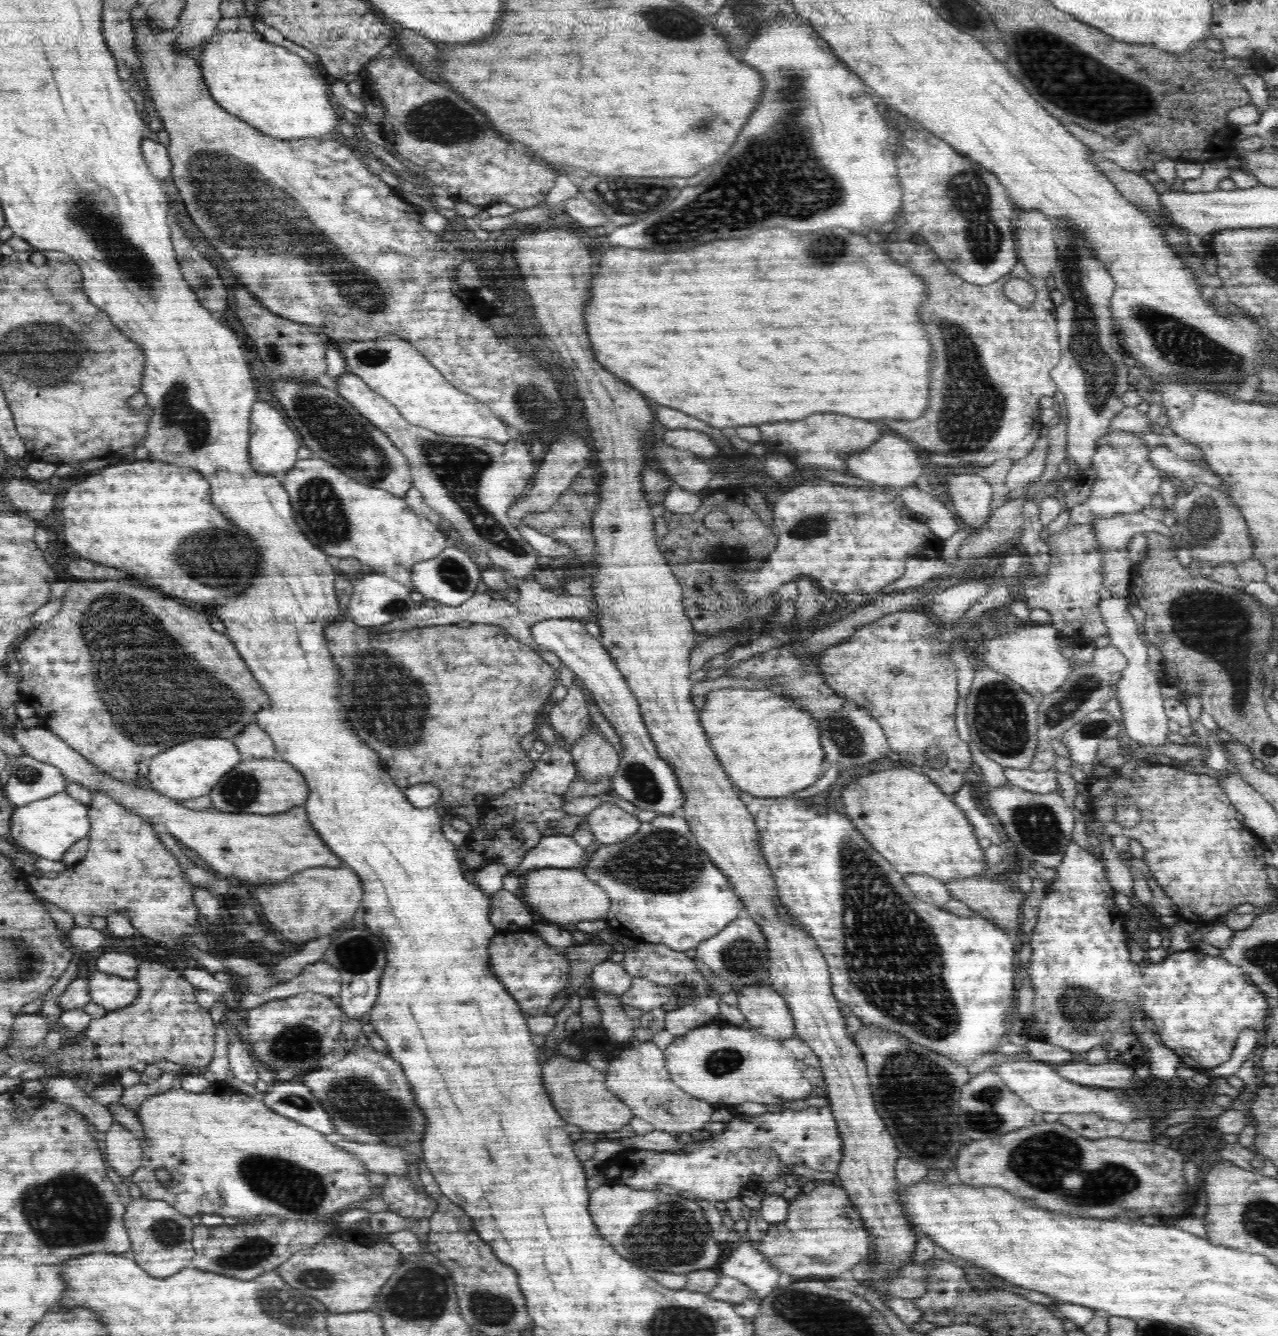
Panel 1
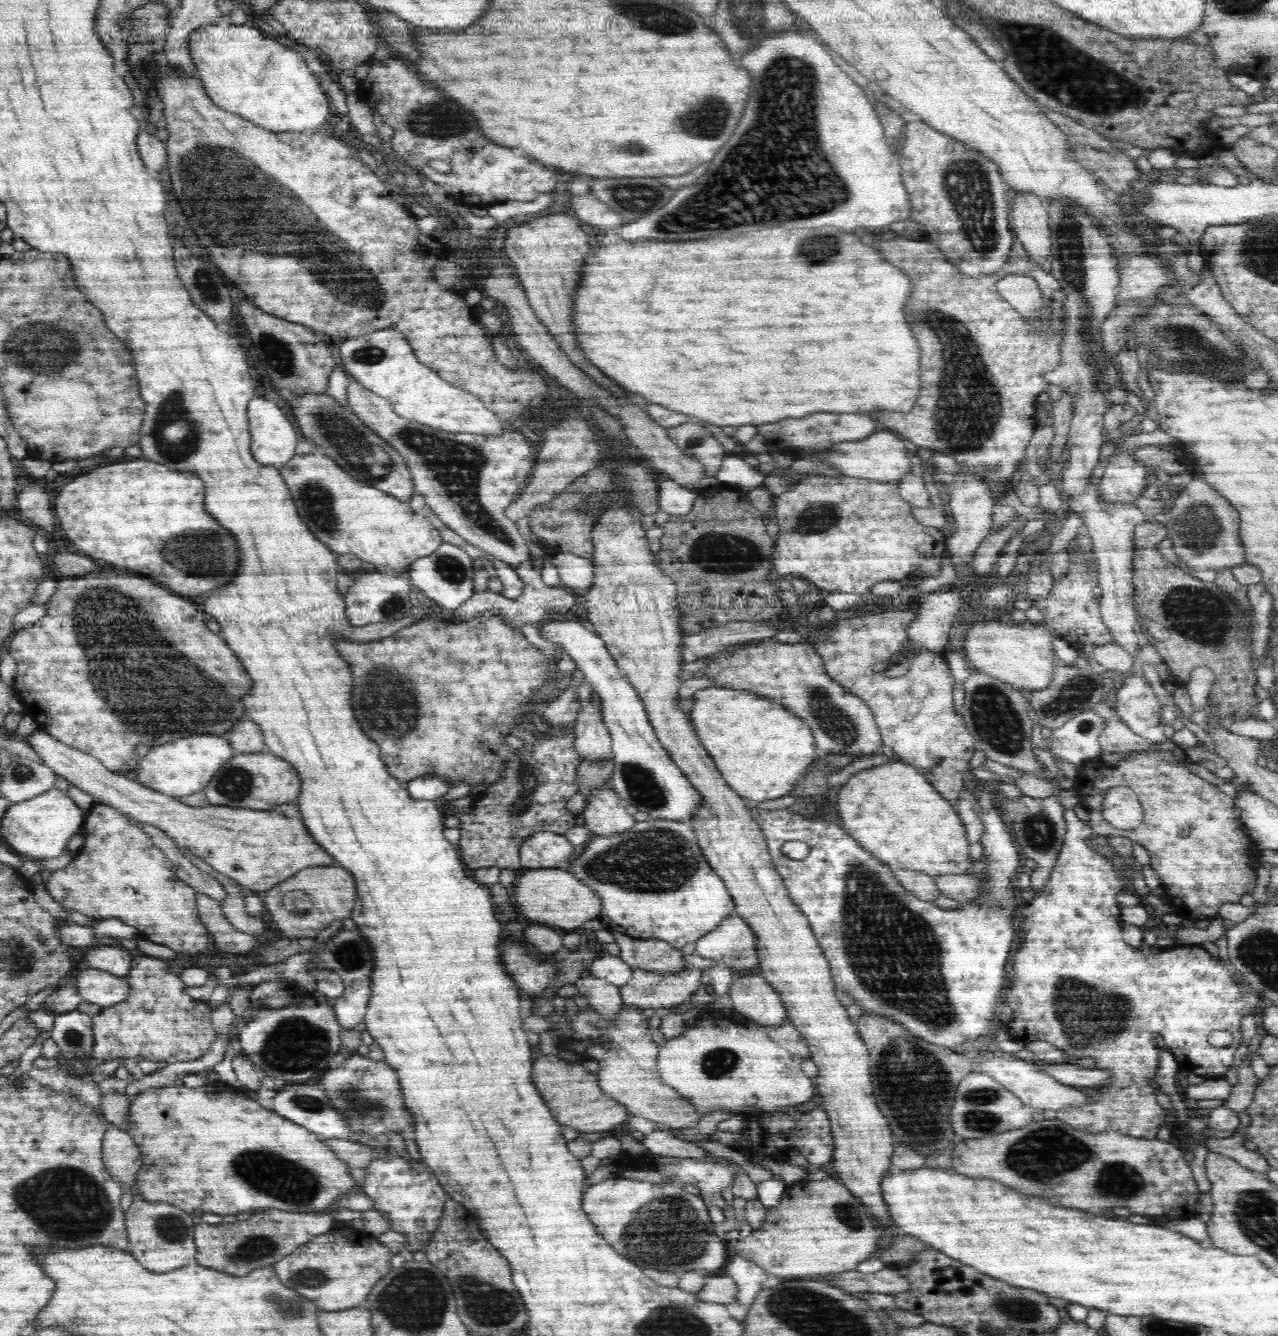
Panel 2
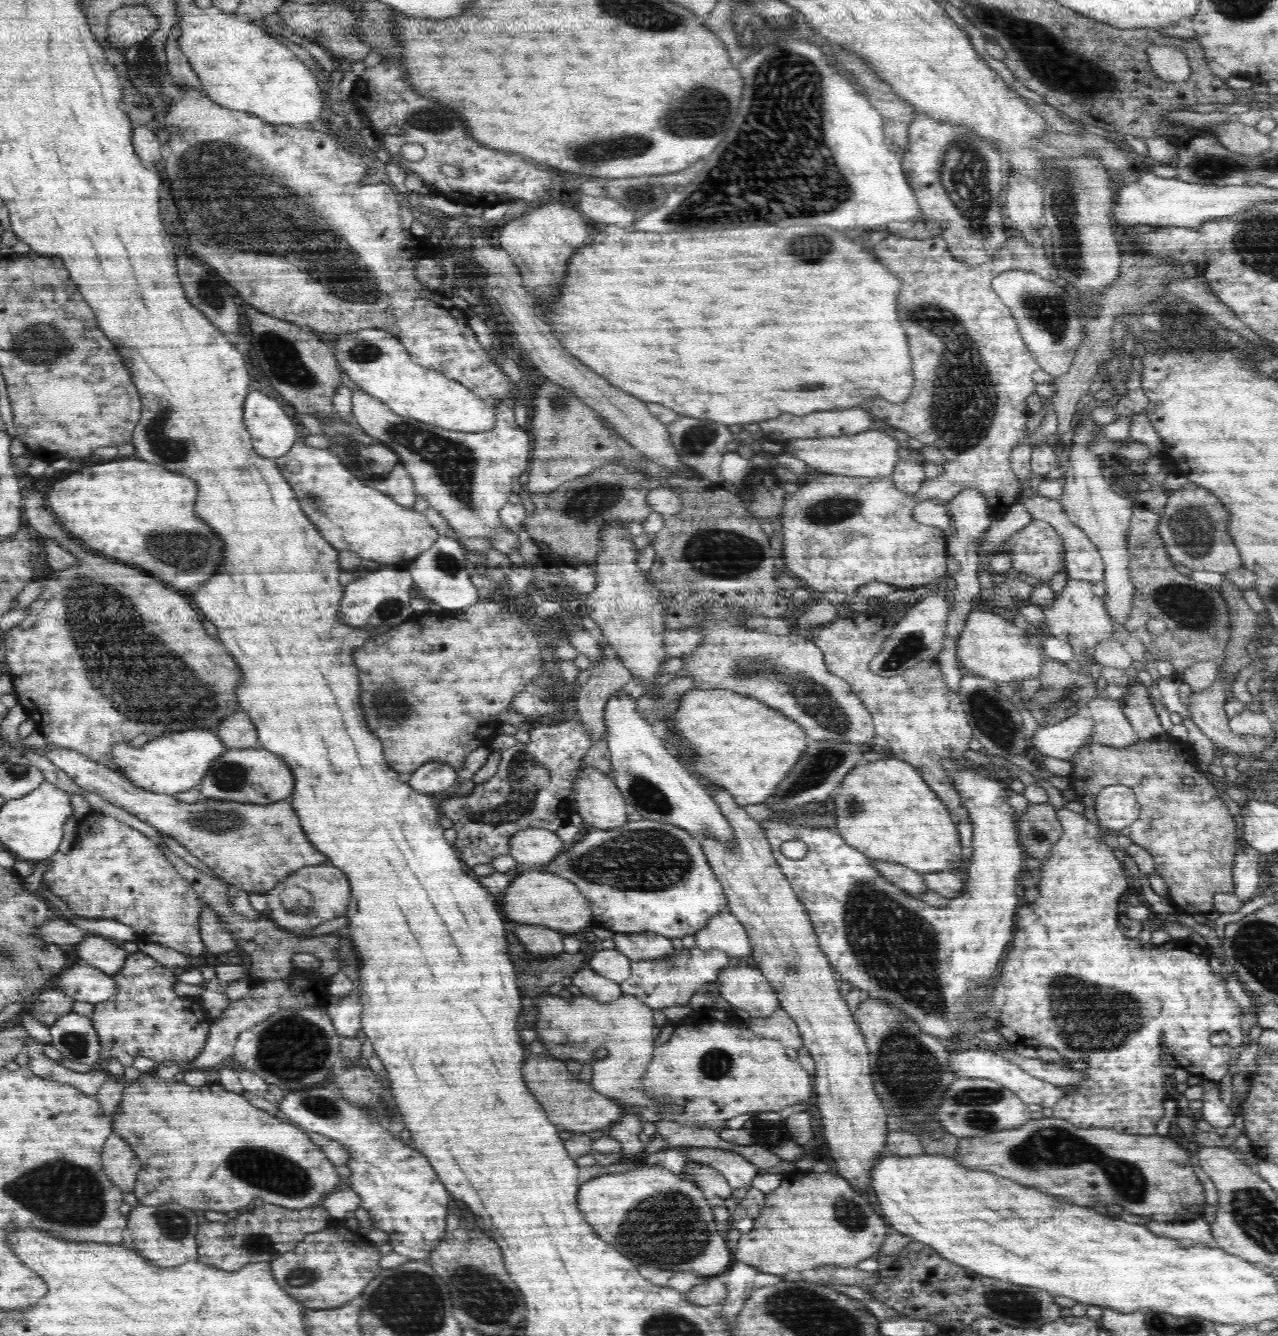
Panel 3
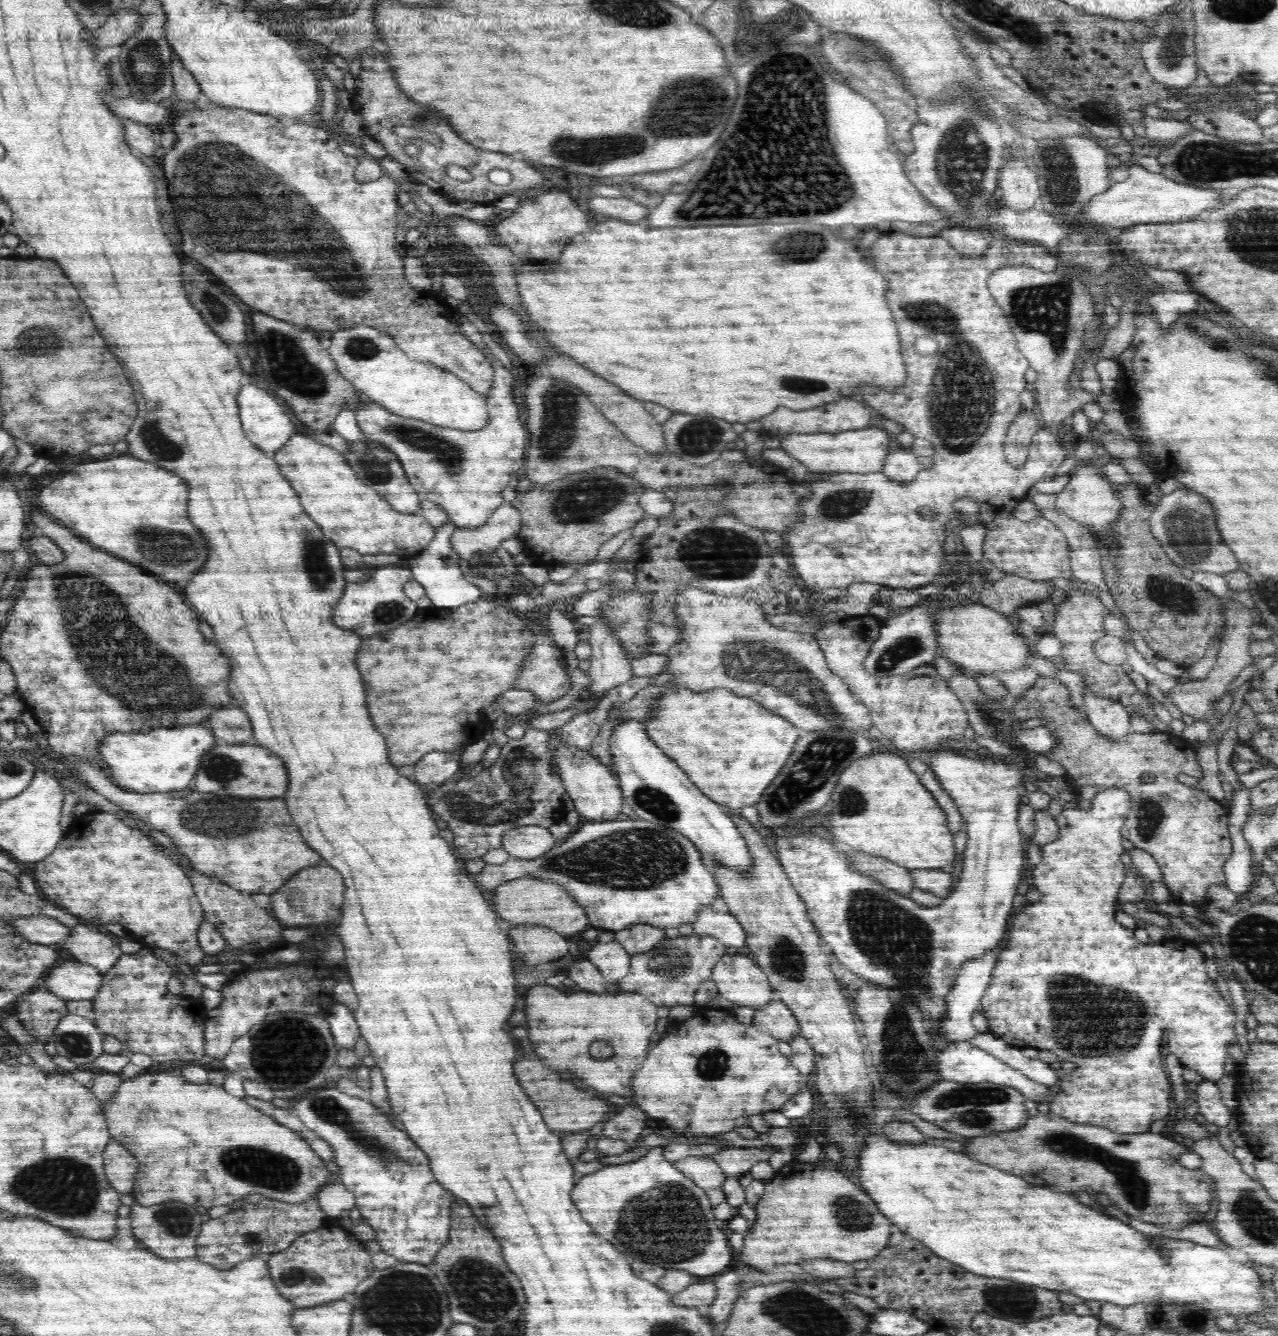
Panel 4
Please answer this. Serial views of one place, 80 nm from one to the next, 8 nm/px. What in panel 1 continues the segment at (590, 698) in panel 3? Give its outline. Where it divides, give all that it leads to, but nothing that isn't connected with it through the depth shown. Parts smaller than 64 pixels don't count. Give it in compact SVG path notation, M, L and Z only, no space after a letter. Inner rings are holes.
M597 726L591 727L591 732L584 739L574 742L571 751L579 768L577 776L584 782L592 784L616 775L620 765L619 754Z

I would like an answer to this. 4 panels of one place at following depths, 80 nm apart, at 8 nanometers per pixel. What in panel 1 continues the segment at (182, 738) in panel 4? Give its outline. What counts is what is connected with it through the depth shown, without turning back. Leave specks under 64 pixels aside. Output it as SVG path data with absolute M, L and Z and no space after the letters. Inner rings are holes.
M198 738L192 742L178 744L166 752L154 756L150 760L150 774L148 774L146 785L178 802L206 796L209 794L208 790L212 790L212 786L216 786L216 782L233 770L242 759L244 757L230 740Z

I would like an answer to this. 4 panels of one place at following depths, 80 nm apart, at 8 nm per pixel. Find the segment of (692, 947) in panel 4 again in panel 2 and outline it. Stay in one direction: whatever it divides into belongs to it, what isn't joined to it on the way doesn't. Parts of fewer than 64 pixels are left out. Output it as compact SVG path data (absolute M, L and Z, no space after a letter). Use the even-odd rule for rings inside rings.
M687 966L674 975L633 969L633 976L620 988L621 999L628 1004L648 1008L671 1008L688 1000L698 988L706 985L704 971Z

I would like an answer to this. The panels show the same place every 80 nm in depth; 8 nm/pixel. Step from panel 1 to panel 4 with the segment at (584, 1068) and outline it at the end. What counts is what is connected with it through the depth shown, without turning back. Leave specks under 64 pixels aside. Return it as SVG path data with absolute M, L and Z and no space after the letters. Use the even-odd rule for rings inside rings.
M522 1058L514 1064L514 1072L516 1078L520 1082L520 1086L526 1090L526 1094L530 1096L530 1100L538 1106L538 1110L544 1116L544 1122L548 1124L550 1130L564 1130L564 1132L588 1132L592 1126L596 1126L598 1122L602 1122L608 1114L610 1114L610 1106L606 1100L606 1096L600 1094L590 1094L586 1090L576 1088L574 1084L562 1080L562 1076L556 1070L548 1070L548 1066L544 1066L540 1062L540 1058Z

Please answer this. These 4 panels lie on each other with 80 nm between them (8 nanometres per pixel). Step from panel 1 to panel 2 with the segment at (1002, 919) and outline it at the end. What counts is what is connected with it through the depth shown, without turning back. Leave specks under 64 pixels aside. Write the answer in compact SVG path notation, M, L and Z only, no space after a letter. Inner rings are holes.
M944 874L932 879L942 895L958 902L972 902L976 894L980 894L980 886L984 886L984 881L972 877L972 874Z

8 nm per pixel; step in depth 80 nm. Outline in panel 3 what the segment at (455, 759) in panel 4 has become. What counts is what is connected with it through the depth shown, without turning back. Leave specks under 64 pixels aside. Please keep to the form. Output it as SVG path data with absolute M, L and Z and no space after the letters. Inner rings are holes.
M433 761L423 765L415 774L412 774L408 783L420 794L438 794L442 790L448 790L448 786L455 784L456 775L452 767Z

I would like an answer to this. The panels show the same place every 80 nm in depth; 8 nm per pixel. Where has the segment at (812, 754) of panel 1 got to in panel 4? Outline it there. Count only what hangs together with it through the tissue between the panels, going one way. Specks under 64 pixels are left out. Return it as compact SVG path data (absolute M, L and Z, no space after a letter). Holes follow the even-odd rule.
M686 688L666 690L662 699L657 700L653 716L645 726L649 738L672 756L674 762L690 776L692 784L700 792L716 801L724 810L738 812L744 806L755 806L762 792L772 784L772 778L780 774L784 762L788 762L788 754L792 754L792 746L796 746L798 730L784 718L764 710L750 698L740 697L728 689L714 689L696 692Z

